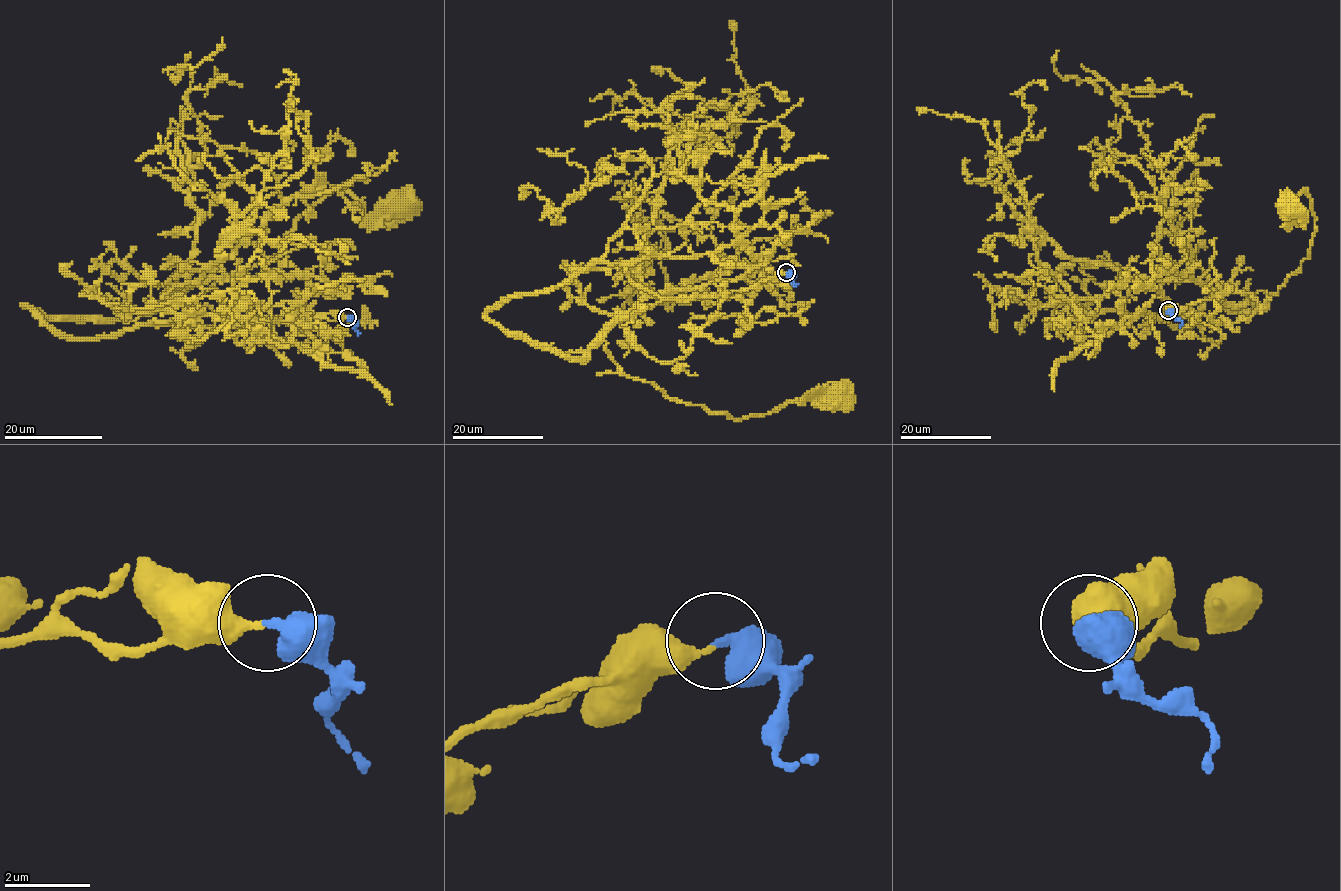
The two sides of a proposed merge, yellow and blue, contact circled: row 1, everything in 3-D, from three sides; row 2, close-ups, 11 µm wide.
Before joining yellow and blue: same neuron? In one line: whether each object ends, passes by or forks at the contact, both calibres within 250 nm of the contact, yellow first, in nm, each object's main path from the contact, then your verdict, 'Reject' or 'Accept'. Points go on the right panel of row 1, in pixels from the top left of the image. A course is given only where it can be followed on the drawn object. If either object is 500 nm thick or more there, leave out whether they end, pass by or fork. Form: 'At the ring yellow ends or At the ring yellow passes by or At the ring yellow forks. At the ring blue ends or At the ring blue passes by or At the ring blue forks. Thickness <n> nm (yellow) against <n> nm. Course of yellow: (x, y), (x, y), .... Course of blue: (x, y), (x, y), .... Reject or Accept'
At the ring yellow ends. At the ring blue ends. Thickness 280 nm (yellow) against 480 nm. Course of yellow: (1169, 311), (1185, 329), (1277, 291), (1314, 229), (1291, 205). Course of blue: (1168, 311), (1181, 322), (1180, 327). Accept

